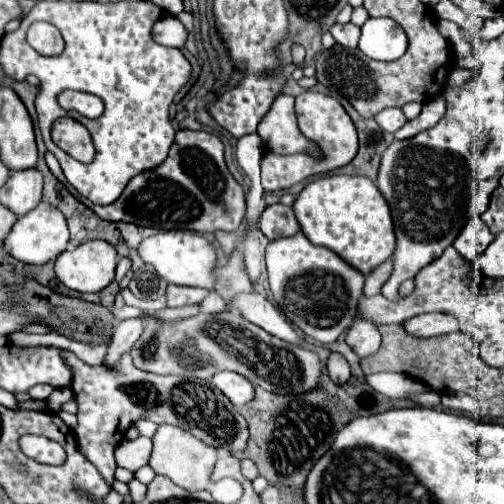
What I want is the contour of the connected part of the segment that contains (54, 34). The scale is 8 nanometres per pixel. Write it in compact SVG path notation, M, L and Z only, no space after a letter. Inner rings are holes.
M37 22L29 28L27 42L43 56L59 56L65 50L65 42L59 38L57 28L45 22Z

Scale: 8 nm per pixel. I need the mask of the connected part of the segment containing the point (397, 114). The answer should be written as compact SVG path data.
M385 108L383 112L379 112L375 116L375 120L387 132L397 132L407 122L407 118L405 118L405 114L403 114L401 108Z

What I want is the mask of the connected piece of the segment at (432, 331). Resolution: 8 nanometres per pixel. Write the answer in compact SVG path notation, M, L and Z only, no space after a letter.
M429 312L429 314L419 314L419 316L409 318L403 326L413 336L429 338L429 336L441 336L441 334L457 332L459 330L459 320L453 314Z

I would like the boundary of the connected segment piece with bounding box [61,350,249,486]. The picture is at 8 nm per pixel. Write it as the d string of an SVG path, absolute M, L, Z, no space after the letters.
M61 350L61 358L73 372L71 390L79 406L77 425L73 431L78 448L99 468L109 486L113 486L113 474L117 468L113 450L121 442L121 434L125 434L129 426L139 418L151 420L155 424L181 426L213 448L227 448L229 452L243 452L247 448L247 420L237 414L237 408L231 404L231 400L215 384L211 384L211 380L205 382L201 378L149 374L135 368L129 354L123 354L119 362L111 368L89 366L67 350Z

